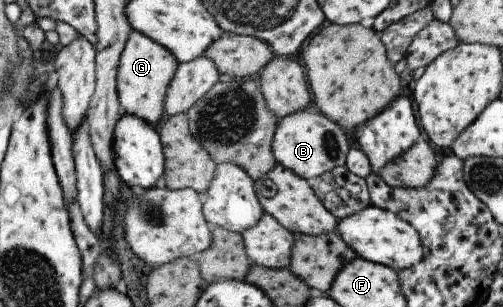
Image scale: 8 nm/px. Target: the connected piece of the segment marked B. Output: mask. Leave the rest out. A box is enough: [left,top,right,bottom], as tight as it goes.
[271,107,349,180]

